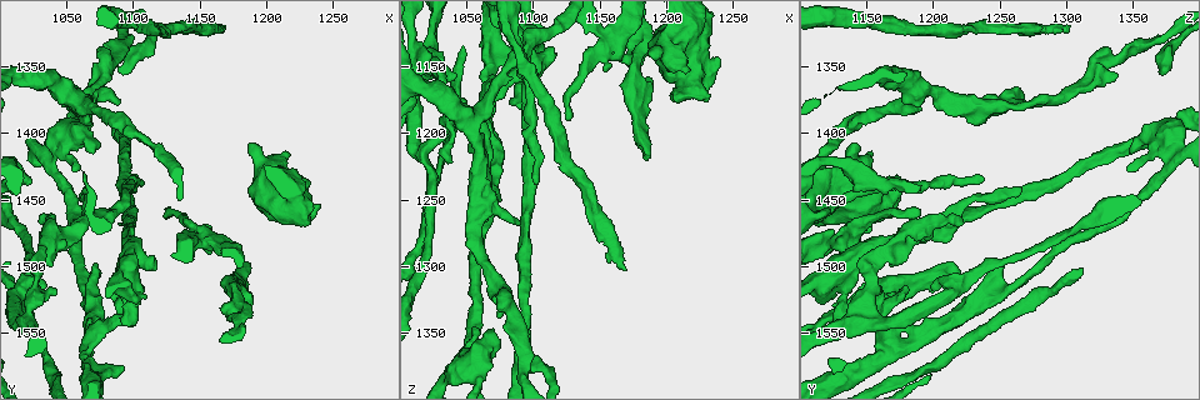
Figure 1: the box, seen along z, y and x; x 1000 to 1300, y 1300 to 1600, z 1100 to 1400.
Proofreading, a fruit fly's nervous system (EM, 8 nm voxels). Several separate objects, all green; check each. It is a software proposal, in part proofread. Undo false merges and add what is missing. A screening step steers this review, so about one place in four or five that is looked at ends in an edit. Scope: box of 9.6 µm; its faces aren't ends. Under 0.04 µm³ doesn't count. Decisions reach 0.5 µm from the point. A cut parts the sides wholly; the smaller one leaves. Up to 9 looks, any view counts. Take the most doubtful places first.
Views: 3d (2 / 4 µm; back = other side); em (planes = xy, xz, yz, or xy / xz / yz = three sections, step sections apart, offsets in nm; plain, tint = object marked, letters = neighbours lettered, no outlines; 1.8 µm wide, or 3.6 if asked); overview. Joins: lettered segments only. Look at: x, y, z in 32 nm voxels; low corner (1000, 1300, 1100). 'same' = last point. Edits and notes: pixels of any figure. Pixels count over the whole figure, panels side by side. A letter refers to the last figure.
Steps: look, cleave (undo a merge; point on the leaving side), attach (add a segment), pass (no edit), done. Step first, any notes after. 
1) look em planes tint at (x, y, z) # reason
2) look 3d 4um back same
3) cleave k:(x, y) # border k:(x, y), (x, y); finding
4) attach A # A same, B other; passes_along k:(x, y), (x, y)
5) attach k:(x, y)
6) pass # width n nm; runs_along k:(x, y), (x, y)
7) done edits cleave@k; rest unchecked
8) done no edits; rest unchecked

look em planes tint at (1168, 1320, 1302) # branch stops here

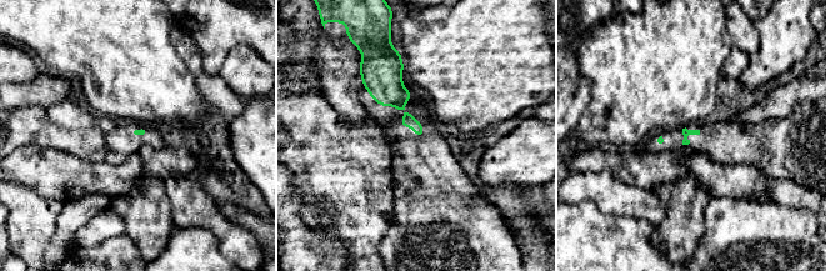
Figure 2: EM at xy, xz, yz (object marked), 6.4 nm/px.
look em planes letters same # see the neighbours

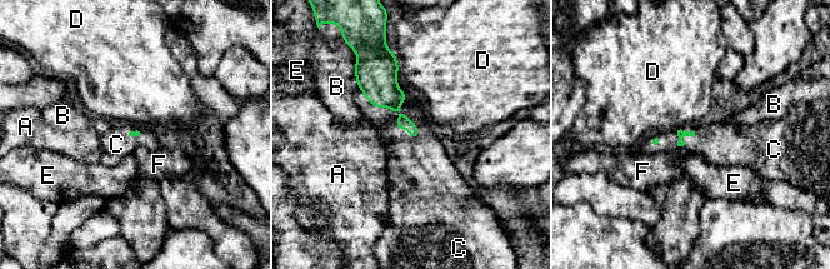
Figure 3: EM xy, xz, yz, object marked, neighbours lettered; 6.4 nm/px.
attach C # A other, B other, C same, D other, E other, F other; passes_along 3:(376, 76), (396, 109), (400, 147); the neuron continues

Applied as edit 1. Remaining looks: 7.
look 3d 4um at (1156, 1480, 1124) # two arms in line, one across

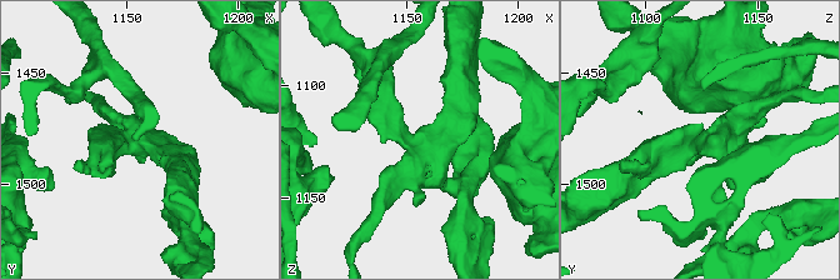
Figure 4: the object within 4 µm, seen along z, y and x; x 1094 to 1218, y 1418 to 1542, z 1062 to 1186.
look em planes letters at (1159, 1481, 1125)

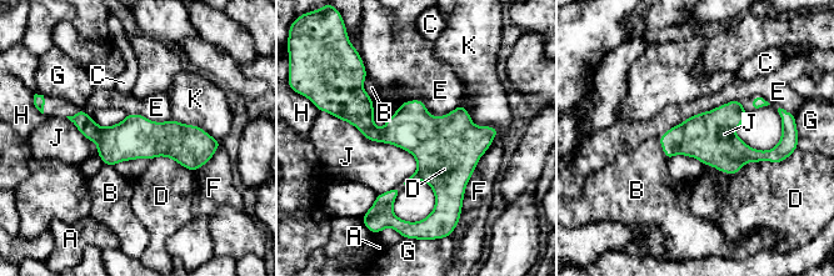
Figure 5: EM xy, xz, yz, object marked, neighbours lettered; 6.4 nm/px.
pass # longest_contact J 650 nm; A other, B other, C other, D other, E other, F other, G other, H other, J other, K other; border 5:(333, 115), (409, 151), (416, 171); all the same neuron

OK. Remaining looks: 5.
look em 3.6um planes letters at (1188, 1504, 1218) # branch stops here

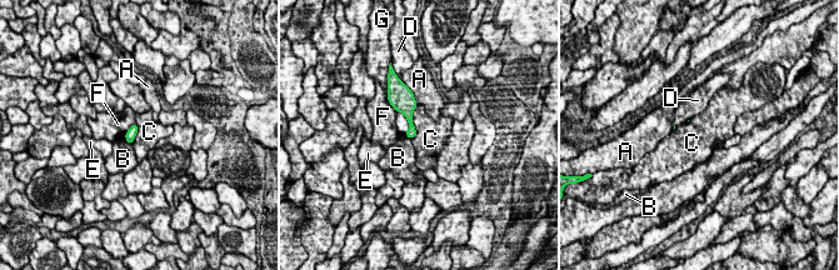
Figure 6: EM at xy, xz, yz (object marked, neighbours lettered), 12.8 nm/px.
pass # longest_contact C 480 nm; A other, B other, C other, D other, E other, F other, G other; border 6:(418, 104), (411, 139); none of them fits

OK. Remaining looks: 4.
look overview

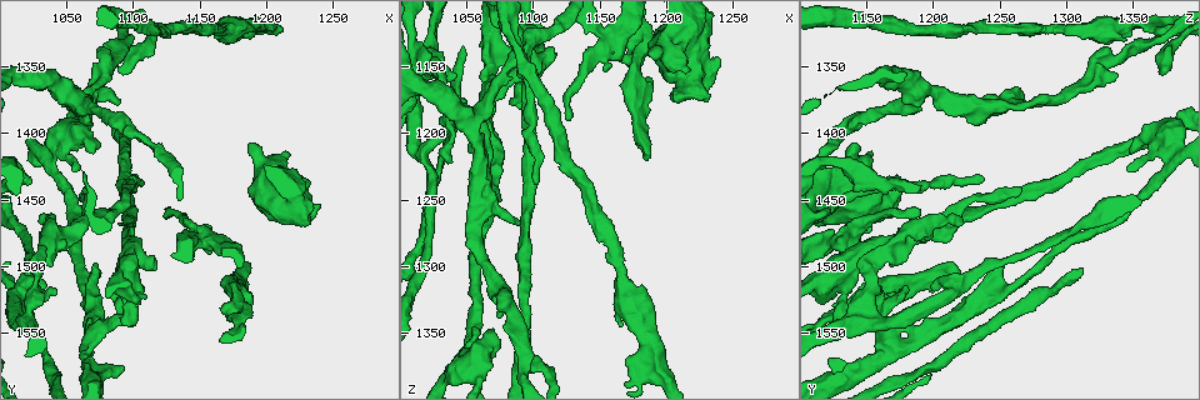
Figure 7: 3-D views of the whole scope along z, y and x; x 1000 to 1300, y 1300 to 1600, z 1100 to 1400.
look em 3.6um planes letters at (1102, 1432, 1240) # an open end

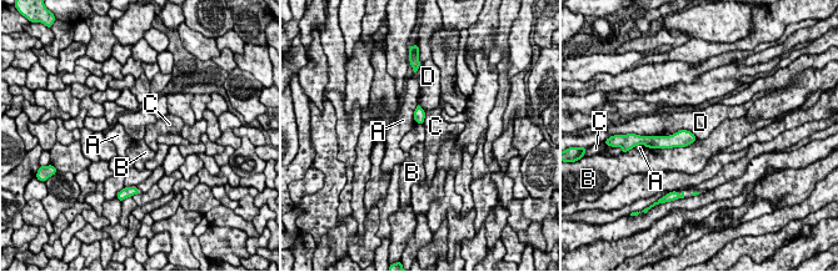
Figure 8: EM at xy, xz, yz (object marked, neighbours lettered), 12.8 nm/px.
pass # A other, B other, C other, D other; border 8:(658, 136), (689, 130), (697, 137); no lettered segment goes on from it

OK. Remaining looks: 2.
done edits attach@3; rest unchecked

